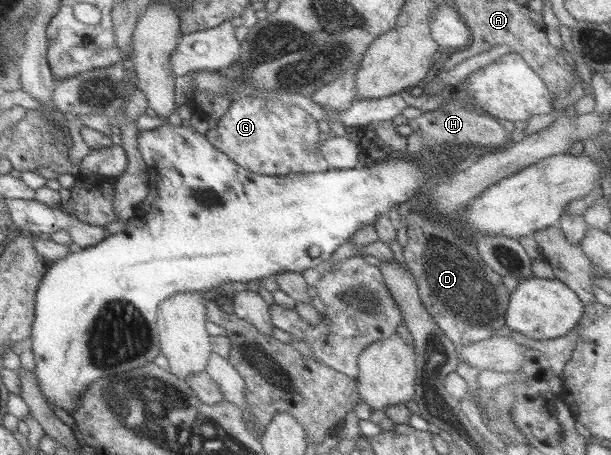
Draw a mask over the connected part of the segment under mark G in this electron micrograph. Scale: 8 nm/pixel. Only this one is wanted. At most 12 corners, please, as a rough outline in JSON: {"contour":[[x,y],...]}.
{"contour":[[236,97],[206,139],[238,167],[327,170],[299,107]]}

